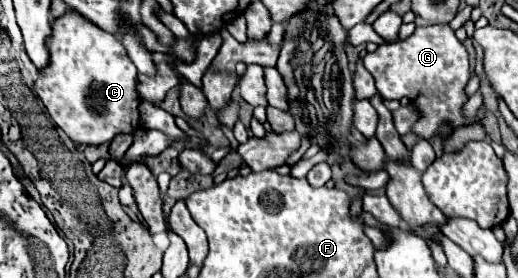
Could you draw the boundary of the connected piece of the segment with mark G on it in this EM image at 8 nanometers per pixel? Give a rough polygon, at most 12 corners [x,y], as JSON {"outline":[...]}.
{"outline":[[449,24],[379,44],[363,64],[383,98],[407,96],[431,138],[471,122],[469,56]]}

